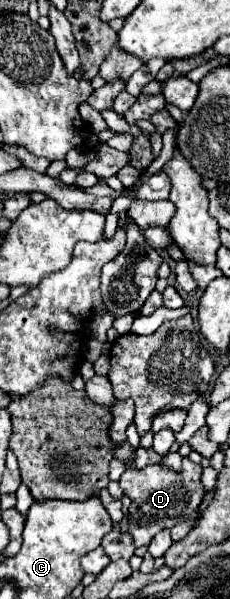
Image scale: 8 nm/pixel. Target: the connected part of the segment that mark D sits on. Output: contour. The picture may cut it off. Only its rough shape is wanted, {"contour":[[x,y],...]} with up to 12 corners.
{"contour":[[125,440],[113,456],[129,468],[129,534],[149,546],[201,504],[201,466],[133,468]]}

